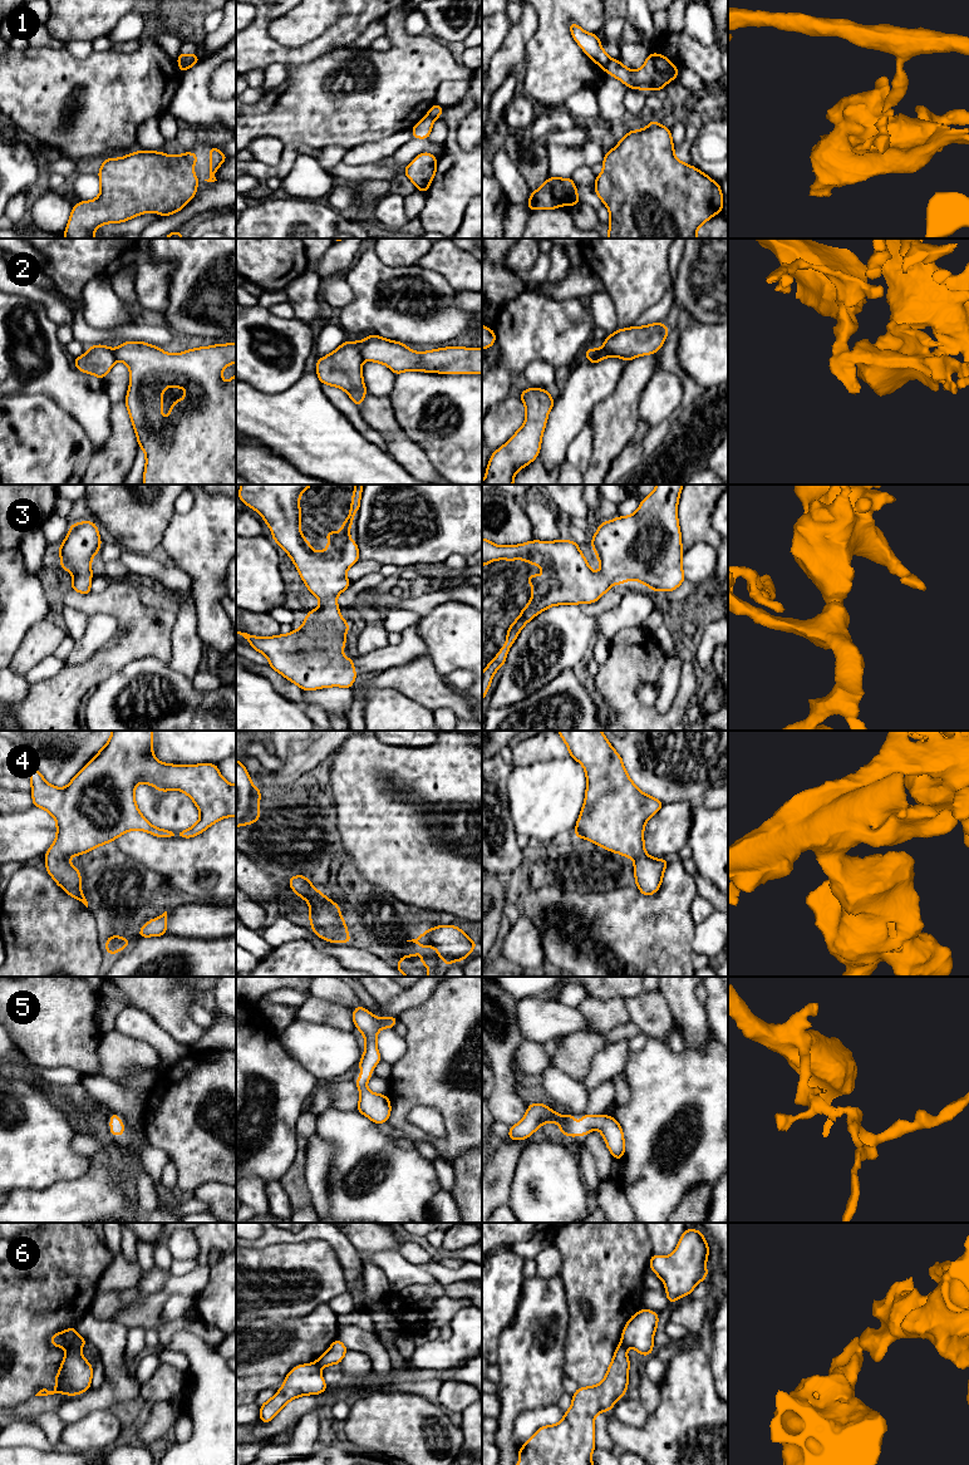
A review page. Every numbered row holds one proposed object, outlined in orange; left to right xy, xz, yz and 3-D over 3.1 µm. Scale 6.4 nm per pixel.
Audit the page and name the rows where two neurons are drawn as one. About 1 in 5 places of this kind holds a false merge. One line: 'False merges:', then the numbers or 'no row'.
False merges: 1, 6

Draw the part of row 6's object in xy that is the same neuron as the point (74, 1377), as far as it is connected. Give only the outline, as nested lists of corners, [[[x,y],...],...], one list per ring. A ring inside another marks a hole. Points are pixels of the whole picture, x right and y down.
[[[78,1336],[74,1344],[67,1351],[55,1376],[55,1391],[40,1390],[35,1396],[65,1393],[68,1396],[80,1395],[90,1388],[93,1367],[83,1357],[82,1347],[89,1341]]]

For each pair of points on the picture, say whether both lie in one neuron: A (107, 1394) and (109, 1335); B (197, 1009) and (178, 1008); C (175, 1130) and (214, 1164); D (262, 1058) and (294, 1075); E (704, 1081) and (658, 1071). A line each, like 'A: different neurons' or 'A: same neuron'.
A: same neuron
B: different neurons
C: same neuron
D: same neuron
E: same neuron

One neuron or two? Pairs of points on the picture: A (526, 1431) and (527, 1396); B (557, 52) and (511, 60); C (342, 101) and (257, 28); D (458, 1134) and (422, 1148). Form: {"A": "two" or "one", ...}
{"A": "two", "B": "two", "C": "two", "D": "two"}

